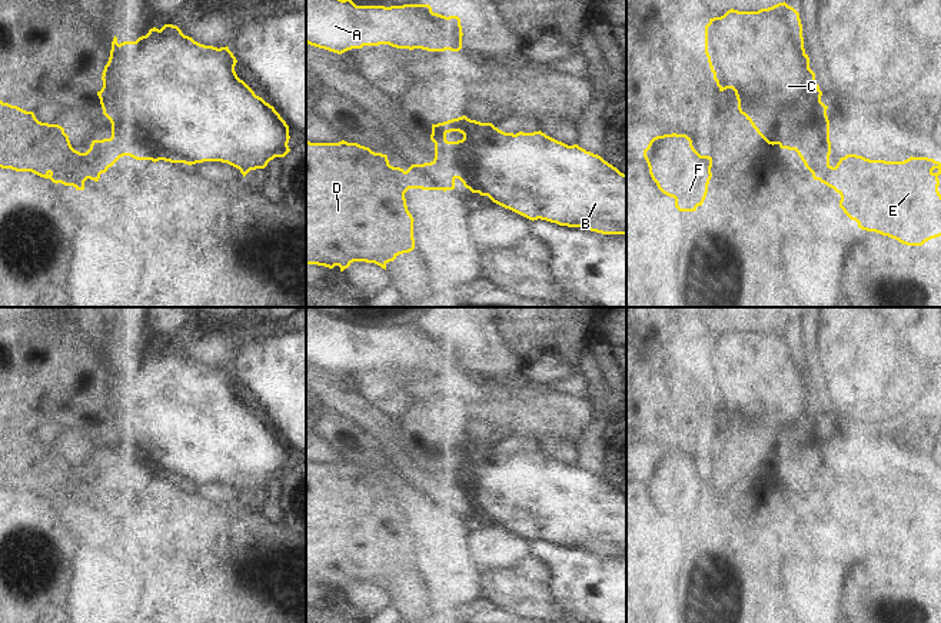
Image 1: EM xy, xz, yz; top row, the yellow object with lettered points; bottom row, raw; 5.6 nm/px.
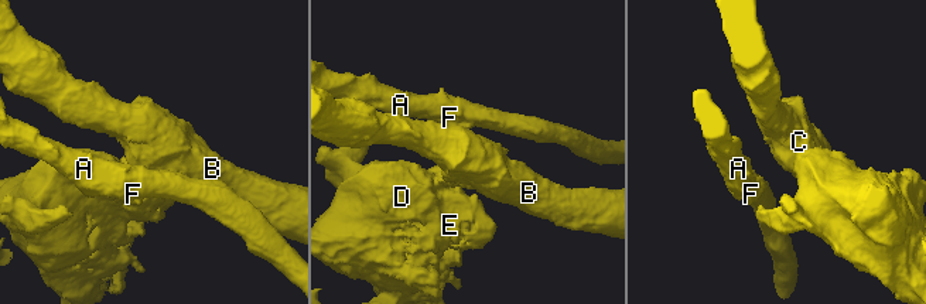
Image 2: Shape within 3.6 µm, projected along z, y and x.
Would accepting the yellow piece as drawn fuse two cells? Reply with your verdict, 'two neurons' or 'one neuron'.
two neurons

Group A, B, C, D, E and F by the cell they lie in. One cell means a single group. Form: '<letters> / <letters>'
A B C F / D E

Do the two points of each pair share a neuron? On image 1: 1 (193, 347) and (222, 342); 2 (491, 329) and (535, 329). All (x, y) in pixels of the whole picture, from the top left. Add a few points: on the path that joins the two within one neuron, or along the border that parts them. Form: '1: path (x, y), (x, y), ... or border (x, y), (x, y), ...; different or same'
1: path (200, 347), (215, 347); same
2: path (502, 330), (524, 329); same

